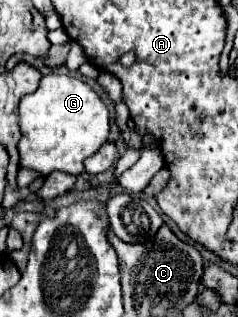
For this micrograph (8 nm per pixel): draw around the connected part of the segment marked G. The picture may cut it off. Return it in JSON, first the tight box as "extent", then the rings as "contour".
{"extent":[19,74,111,176],"contour":[[[67,74],[43,76],[39,88],[19,104],[19,164],[37,170],[41,176],[49,176],[53,170],[79,176],[83,160],[97,154],[107,142],[109,122],[111,114],[105,102],[87,82]]]}

